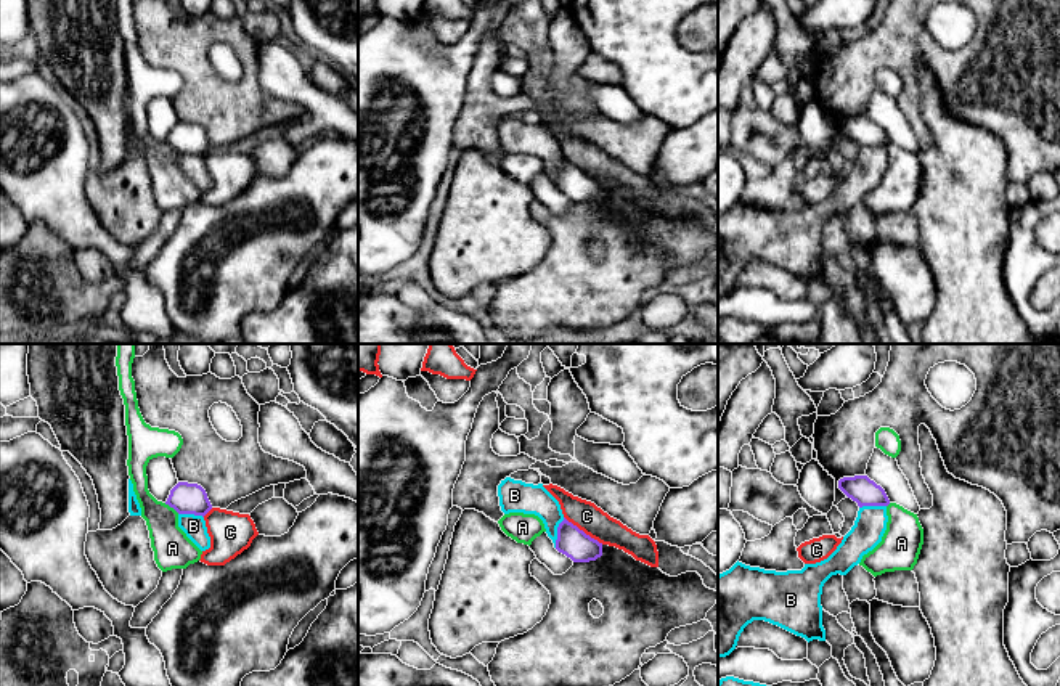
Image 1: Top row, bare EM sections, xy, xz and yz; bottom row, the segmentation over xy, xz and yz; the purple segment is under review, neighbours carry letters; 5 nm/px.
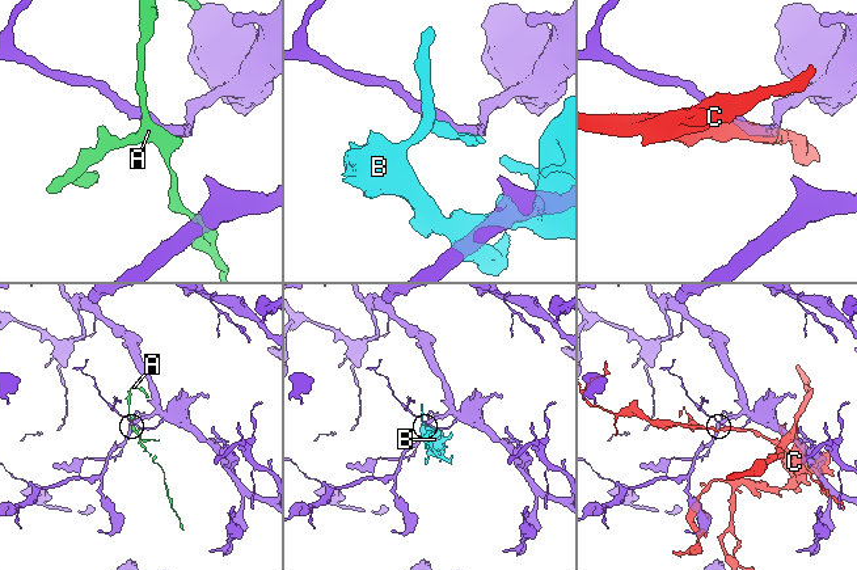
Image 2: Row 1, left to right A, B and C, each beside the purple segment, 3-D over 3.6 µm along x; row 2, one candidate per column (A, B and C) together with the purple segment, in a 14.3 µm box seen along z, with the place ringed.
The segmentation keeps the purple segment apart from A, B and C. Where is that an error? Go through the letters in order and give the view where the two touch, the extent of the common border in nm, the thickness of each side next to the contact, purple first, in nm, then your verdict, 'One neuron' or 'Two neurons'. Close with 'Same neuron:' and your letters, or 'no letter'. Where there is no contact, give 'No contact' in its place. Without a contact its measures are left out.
A: Touches purple in xy. Shared border 90 nm. Thickness 160 nm (purple) against 190 nm. Two neurons
B: Touches purple in xz. Shared border 160 nm. Thickness 150 nm (purple) against 150 nm. Two neurons
C: Touches purple in xz. Shared border 240 nm. Thickness 150 nm (purple) against 150 nm. Two neurons
Same neuron: no letter

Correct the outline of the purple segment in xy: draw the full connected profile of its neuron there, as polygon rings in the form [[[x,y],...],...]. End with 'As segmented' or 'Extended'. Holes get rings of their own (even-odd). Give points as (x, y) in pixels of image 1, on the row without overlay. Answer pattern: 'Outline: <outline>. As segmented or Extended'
Outline: [[[178,122],[165,141],[178,154],[206,156],[212,145],[207,138],[206,130],[198,124]]]. As segmented

